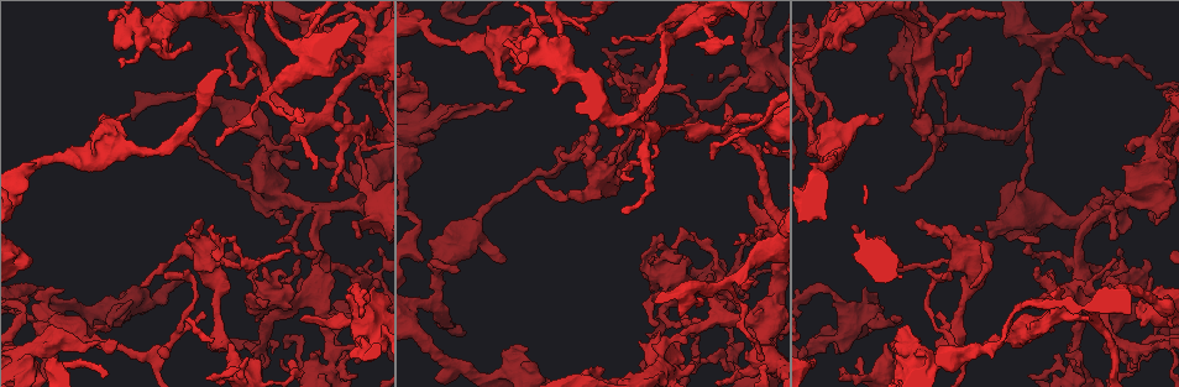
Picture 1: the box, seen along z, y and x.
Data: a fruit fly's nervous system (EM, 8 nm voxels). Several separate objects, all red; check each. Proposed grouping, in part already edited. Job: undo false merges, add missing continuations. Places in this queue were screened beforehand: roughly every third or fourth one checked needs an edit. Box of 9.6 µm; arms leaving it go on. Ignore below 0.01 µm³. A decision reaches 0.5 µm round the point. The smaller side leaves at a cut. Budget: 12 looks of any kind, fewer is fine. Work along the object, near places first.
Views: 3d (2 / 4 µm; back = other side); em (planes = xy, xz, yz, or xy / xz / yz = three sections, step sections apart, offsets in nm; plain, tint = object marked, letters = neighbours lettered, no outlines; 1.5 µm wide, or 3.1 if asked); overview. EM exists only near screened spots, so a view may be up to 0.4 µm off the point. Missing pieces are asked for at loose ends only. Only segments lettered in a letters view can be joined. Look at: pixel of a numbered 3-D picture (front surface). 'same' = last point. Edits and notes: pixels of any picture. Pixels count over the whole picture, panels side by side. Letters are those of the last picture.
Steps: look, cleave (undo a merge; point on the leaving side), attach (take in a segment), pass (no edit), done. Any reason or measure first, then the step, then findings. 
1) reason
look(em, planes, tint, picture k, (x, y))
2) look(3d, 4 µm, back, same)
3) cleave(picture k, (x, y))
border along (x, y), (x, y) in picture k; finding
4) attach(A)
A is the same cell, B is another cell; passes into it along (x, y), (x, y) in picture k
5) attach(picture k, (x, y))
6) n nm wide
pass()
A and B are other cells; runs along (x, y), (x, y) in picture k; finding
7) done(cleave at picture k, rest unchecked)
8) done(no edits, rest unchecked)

thin end
look(3d, 2 µm, picture 1, (947, 34))

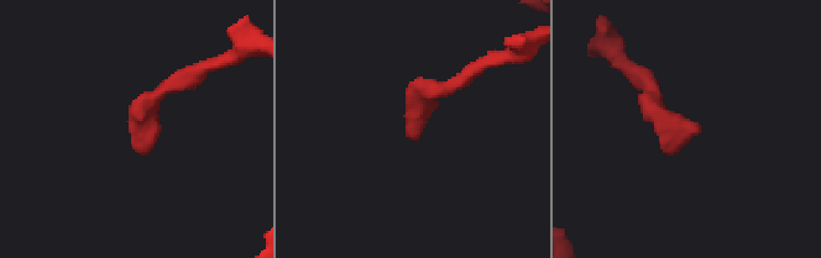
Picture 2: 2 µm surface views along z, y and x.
need the tissue
look(em, planes, letters, picture 2, (415, 135))

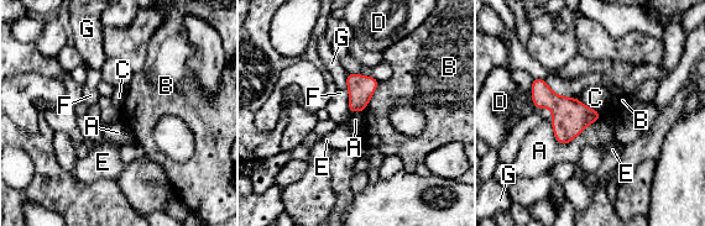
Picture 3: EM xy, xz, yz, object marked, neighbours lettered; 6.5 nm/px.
pass()
A, B, C, D, E, F and G are other cells; border along (600, 117), (567, 143), (549, 122) in picture 3; none of them fits

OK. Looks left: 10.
long arm stops here
look(em, xz, step 8, tint, picture 1, (1156, 88))

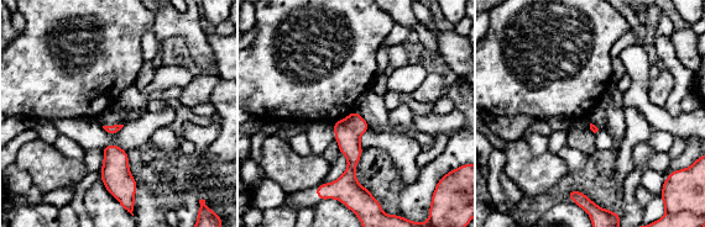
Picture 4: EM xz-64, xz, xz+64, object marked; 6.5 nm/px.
look(em, planes, letters, same)

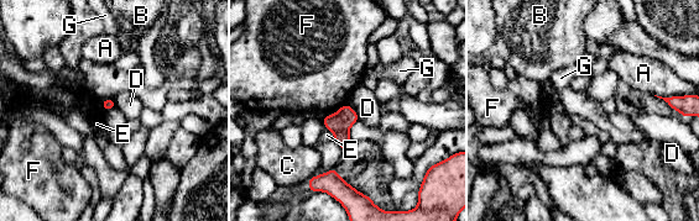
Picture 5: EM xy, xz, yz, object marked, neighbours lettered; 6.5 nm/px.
pass()
A, B, C, D, E, F and G are other cells; border along (354, 109), (359, 119) in picture 5; no lettered segment goes on from it

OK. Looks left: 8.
look(em, planes, letters, picture 1, (997, 337))

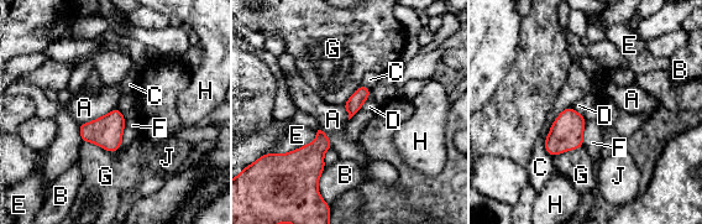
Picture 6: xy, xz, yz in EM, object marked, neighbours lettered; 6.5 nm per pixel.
100 nm wide
pass()
A, B, C, D, E, F, G, H and J are other cells; border along (115, 107), (103, 115), (79, 124) in picture 6; continuous, no second cell

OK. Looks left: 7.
look(3d, 2 µm, picture 1, (66, 155))

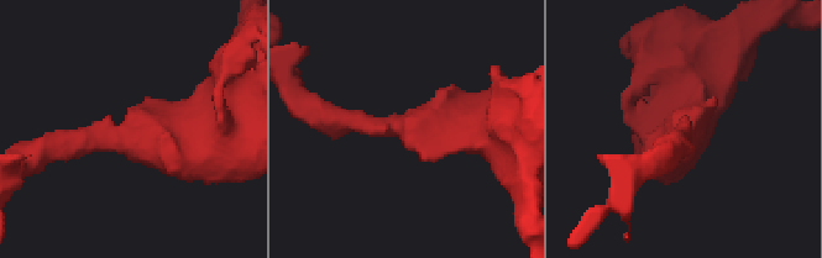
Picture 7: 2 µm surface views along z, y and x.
arms of 220, 400 nm
look(em, yz, step 4, letters, picture 7, (685, 133))

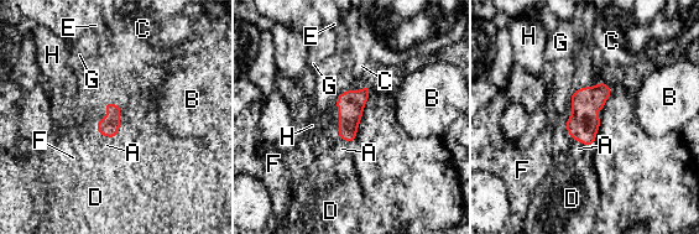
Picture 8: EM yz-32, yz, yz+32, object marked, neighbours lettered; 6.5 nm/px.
pass()
A, B, C, D, E, F, G and H are other cells; border along (337, 134), (351, 144) in picture 8; one cell here

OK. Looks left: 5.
calibre changes
look(em, planes, letters, picture 1, (461, 21))

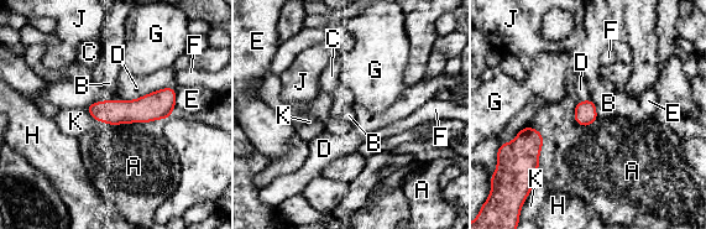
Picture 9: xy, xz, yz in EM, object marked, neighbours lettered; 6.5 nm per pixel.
pass()
A, B, C, D, E, F, G, H, J and K are other cells; runs along (172, 92), (141, 110), (92, 110) in picture 9; one cell here

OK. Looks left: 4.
done(no edits, rest unchecked)

